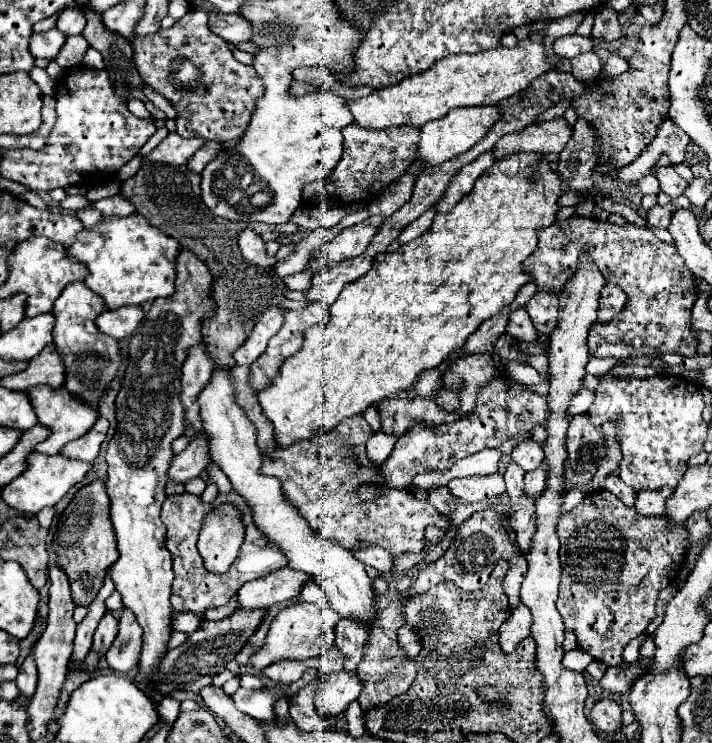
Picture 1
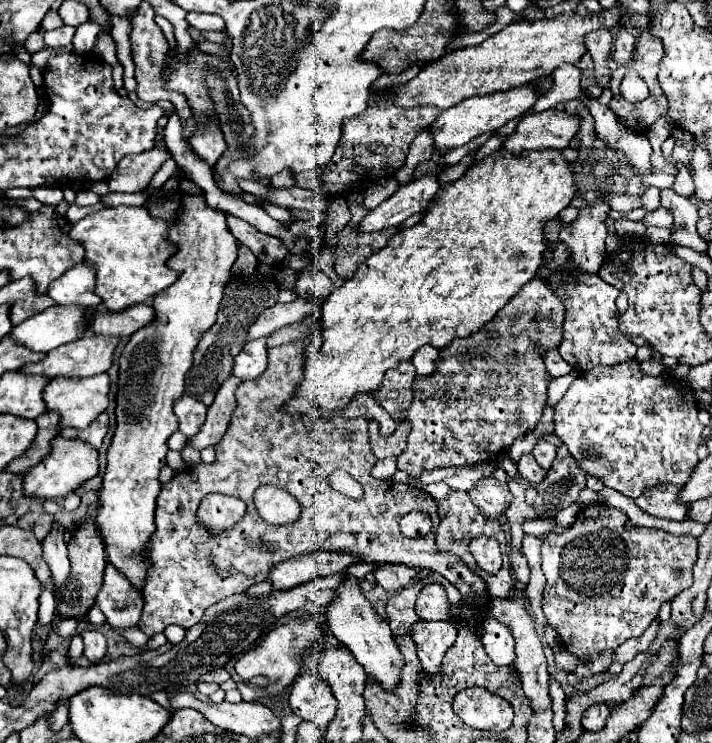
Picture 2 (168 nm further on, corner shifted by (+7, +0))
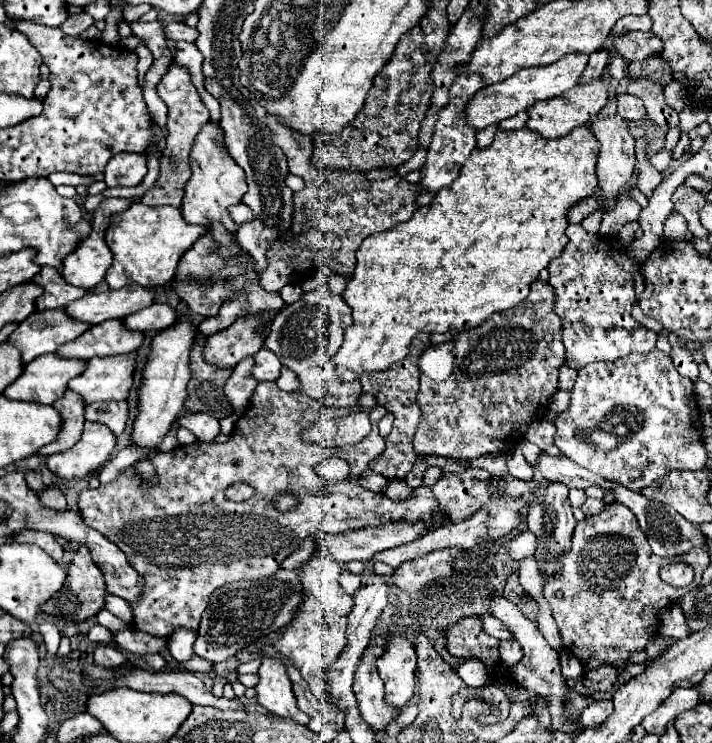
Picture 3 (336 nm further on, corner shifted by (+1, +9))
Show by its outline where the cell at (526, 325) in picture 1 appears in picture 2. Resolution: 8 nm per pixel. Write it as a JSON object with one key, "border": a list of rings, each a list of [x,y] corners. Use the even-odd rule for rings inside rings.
{"border":[[[549,349],[549,351],[541,351],[543,359],[545,359],[545,367],[549,371],[549,375],[553,377],[561,377],[567,375],[573,367],[569,367],[569,363],[565,363],[565,359],[561,359],[557,349]]]}

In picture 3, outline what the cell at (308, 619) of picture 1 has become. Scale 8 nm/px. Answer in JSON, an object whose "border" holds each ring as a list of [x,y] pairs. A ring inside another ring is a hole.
{"border":[[[263,658],[263,664],[257,672],[257,704],[263,706],[269,714],[307,725],[310,718],[297,707],[291,680],[287,676],[285,664],[277,658]]]}

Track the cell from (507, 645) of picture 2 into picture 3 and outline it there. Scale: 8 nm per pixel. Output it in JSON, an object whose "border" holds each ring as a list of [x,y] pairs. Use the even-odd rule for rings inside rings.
{"border":[[[515,640],[513,642],[501,642],[499,652],[501,652],[501,662],[507,666],[513,666],[515,662],[519,662],[523,658],[523,650],[521,650],[519,642],[515,642]]]}

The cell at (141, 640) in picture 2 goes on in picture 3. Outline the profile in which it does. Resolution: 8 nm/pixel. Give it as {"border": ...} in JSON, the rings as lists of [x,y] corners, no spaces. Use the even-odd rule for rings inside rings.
{"border":[[[107,594],[107,596],[105,596],[105,608],[107,608],[111,614],[115,614],[117,618],[125,620],[127,624],[131,624],[131,622],[133,622],[131,608],[129,608],[129,604],[127,604],[123,598],[113,596],[113,594]]]}

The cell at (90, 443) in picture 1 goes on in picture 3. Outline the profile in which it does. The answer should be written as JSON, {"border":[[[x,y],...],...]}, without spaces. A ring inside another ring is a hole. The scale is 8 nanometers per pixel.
{"border":[[[127,400],[121,402],[95,402],[91,406],[87,406],[85,410],[85,418],[91,422],[99,422],[109,426],[115,434],[123,434],[125,424],[127,424],[127,416],[129,416],[129,404]]]}

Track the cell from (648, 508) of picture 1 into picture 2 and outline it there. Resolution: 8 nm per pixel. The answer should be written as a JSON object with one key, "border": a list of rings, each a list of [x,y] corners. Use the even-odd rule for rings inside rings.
{"border":[[[665,485],[665,487],[647,487],[643,489],[641,497],[635,499],[635,503],[653,517],[663,519],[675,519],[683,521],[687,519],[687,505],[677,501],[677,495],[681,491],[681,485]]]}

